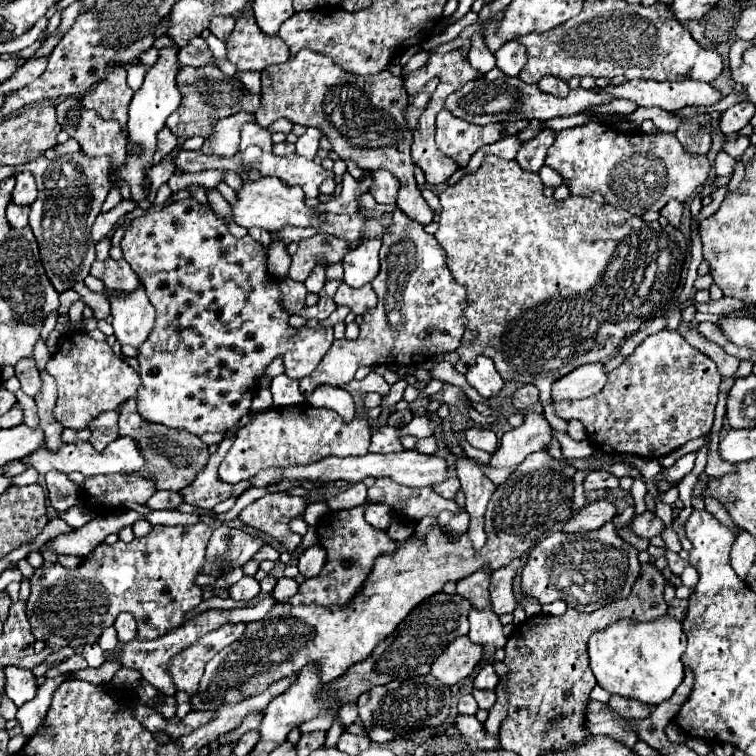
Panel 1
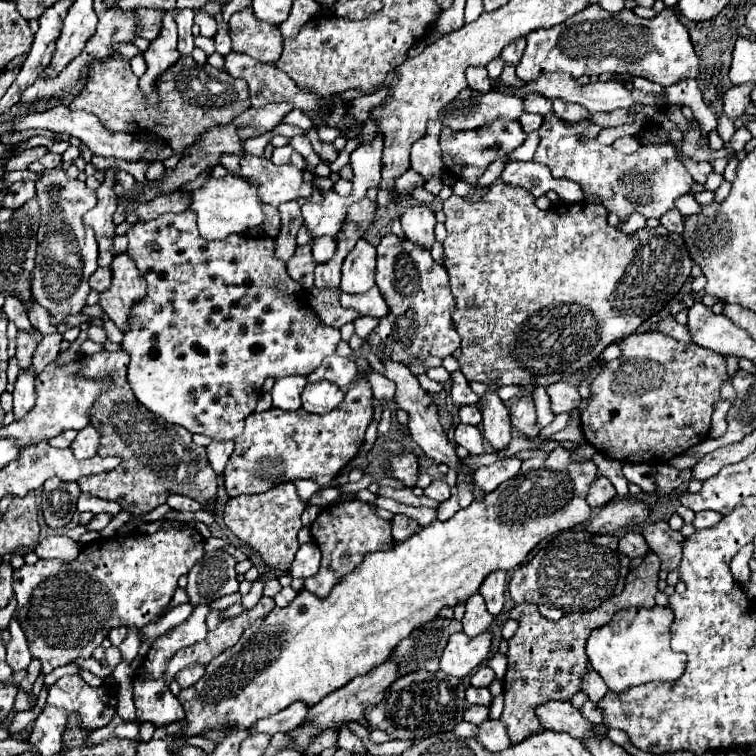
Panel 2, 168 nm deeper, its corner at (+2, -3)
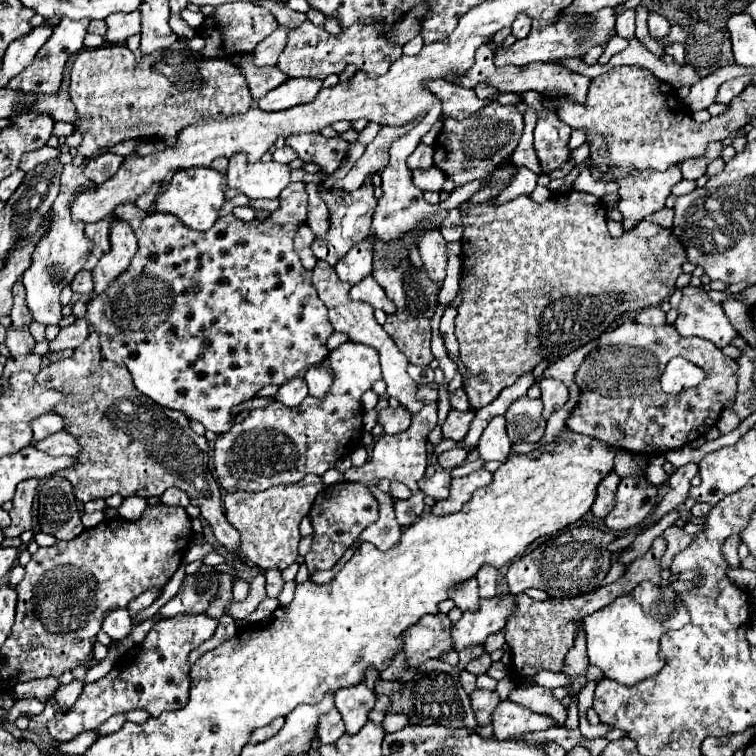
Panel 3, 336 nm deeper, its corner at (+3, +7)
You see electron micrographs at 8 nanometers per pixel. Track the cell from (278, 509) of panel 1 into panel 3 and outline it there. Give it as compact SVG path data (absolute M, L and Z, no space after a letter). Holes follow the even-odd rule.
M308 475L300 483L276 485L272 489L252 493L236 491L224 495L224 515L240 533L240 543L244 555L260 569L286 569L298 557L300 531L298 525L304 515L308 515L316 495L324 489L318 475Z

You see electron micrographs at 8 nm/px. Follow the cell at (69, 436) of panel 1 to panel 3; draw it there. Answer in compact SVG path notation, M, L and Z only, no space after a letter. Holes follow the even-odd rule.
M48 413L32 421L32 431L34 431L34 441L42 441L44 437L62 431L64 429L64 419L56 413Z

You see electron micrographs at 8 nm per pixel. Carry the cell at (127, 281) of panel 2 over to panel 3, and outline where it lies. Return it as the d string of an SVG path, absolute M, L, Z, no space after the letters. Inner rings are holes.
M116 219L116 223L112 225L110 229L110 253L104 255L98 265L92 269L92 275L94 275L94 291L96 295L104 293L104 289L108 289L108 285L120 277L120 273L126 273L136 249L138 249L138 243L136 243L136 235L134 231L128 227L128 223Z

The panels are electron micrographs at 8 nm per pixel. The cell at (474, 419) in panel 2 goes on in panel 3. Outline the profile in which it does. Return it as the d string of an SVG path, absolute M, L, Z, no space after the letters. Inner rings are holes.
M458 389L454 395L450 395L450 405L458 411L468 411L470 405L468 405L468 395L464 389Z

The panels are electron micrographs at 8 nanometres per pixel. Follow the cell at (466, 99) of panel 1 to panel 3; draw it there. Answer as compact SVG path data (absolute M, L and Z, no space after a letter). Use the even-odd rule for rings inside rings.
M444 79L426 81L426 87L442 101L444 117L466 119L490 103L490 99L478 99L474 89L464 89L456 83L444 81Z

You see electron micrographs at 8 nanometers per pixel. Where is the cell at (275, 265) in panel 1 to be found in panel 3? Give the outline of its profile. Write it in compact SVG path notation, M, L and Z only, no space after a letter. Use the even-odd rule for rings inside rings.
M260 199L260 200L254 200L250 201L250 206L254 208L255 210L264 210L269 213L274 212L280 205L279 199Z

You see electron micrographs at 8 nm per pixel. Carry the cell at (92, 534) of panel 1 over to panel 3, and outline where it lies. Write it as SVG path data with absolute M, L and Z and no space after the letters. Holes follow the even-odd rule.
M170 487L160 499L162 499L164 505L180 505L180 507L188 507L188 505L190 505L188 493L184 493L184 491L178 489L178 487Z

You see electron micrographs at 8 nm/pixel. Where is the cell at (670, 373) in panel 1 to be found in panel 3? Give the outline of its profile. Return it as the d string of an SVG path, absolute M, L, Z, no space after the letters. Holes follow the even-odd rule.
M624 321L620 327L602 333L598 347L580 365L576 383L582 395L566 427L604 443L614 441L614 447L632 453L650 457L668 453L692 443L716 425L724 403L736 397L736 369L736 361L726 357L722 349L710 341L680 337L672 325L648 327L636 321ZM676 355L704 369L706 379L686 393L666 395L660 387L660 375L666 363Z

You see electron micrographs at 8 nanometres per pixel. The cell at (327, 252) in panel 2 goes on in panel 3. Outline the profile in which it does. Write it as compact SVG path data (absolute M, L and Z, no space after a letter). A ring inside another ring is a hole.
M308 183L306 193L308 193L308 219L306 219L306 223L310 225L310 229L318 237L324 237L328 233L328 229L330 229L328 207L326 207L324 199L320 197L320 191L318 191L316 183Z

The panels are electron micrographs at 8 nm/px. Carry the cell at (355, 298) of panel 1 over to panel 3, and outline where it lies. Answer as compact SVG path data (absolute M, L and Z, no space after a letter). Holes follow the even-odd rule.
M366 277L366 279L360 281L358 285L354 285L354 287L350 289L350 297L352 297L352 299L366 301L366 303L370 303L374 309L382 309L384 313L396 313L396 305L386 297L384 289L382 289L372 277Z

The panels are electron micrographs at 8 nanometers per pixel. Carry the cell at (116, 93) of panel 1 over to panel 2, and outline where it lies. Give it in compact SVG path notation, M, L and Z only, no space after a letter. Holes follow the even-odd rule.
M181 55L173 67L157 77L159 101L153 105L143 103L139 78L129 67L129 61L113 57L109 61L93 63L89 67L85 87L73 97L71 109L83 109L99 117L101 125L111 133L153 133L161 137L173 153L183 153L205 127L231 123L237 115L251 107L247 83L227 75L223 69L215 69L209 63L199 65L191 55Z

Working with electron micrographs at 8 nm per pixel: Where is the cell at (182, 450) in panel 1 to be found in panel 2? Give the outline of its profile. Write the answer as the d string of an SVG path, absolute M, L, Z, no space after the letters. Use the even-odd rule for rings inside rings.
M101 351L95 355L83 355L81 359L81 369L77 371L79 377L107 379L109 375L115 381L95 399L93 407L89 409L89 425L93 425L99 433L97 455L119 457L121 463L113 471L81 477L77 481L79 489L99 499L117 501L123 511L131 515L149 513L175 493L199 501L203 511L217 513L215 503L209 503L209 499L213 499L217 493L217 473L209 465L205 447L195 445L191 433L185 427L161 423L159 415L151 413L135 399L127 381L127 365L129 355L125 355L125 351Z

